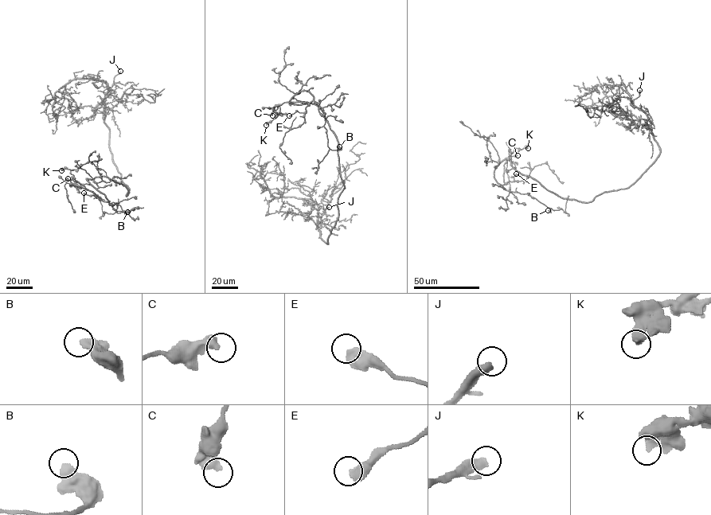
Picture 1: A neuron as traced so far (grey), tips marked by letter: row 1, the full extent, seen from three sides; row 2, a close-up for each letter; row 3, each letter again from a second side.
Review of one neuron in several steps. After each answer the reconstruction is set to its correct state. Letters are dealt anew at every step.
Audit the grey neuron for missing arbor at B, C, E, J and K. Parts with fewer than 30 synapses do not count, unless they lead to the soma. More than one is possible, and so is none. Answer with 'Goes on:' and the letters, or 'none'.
Goes on: J

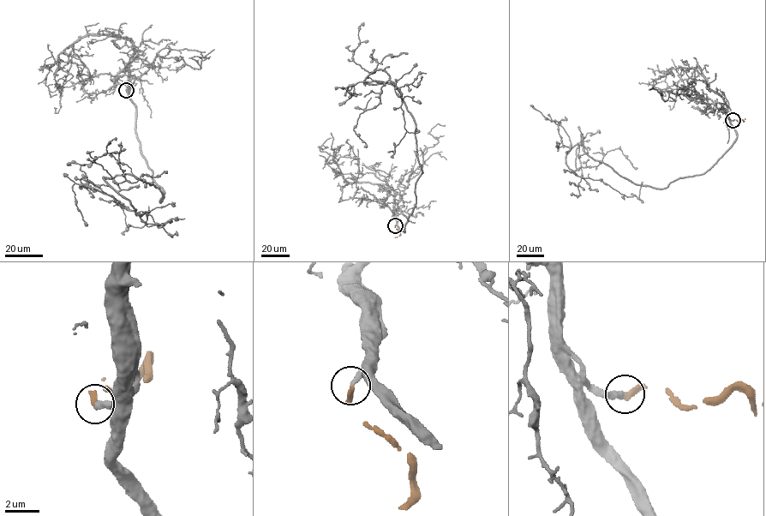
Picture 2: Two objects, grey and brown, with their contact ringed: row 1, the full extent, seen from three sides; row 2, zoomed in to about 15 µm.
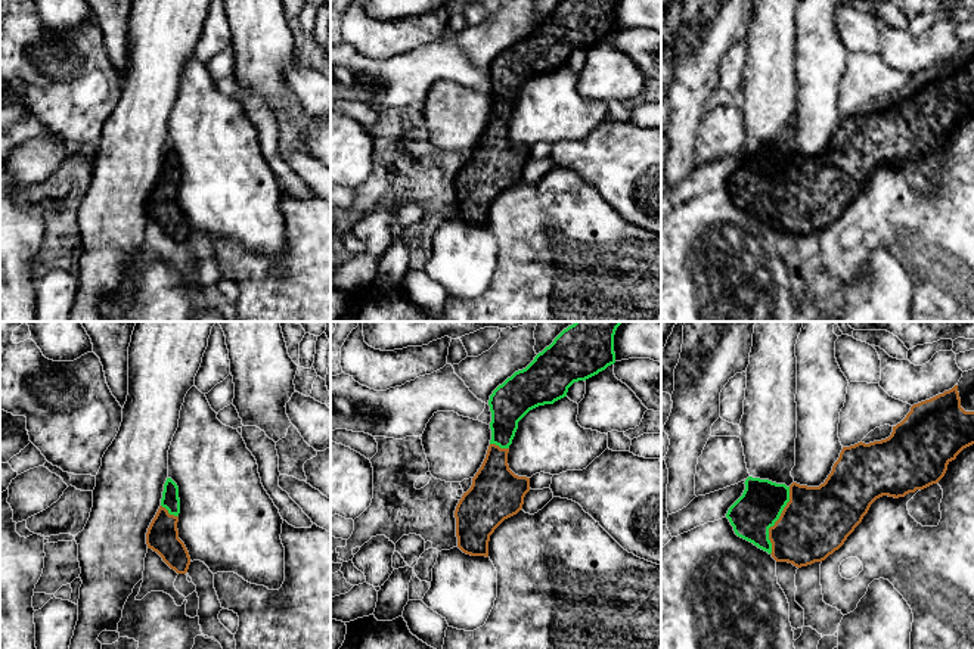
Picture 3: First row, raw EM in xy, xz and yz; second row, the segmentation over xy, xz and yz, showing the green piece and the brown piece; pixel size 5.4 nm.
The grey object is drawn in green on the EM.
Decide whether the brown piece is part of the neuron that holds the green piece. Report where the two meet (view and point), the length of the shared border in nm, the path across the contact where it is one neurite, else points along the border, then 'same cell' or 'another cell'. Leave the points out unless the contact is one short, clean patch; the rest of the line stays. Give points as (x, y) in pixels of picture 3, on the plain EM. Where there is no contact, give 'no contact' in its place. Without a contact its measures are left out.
yz (776, 189) | 380 nm | across yz (759, 177), (776, 189), (816, 191) | same cell

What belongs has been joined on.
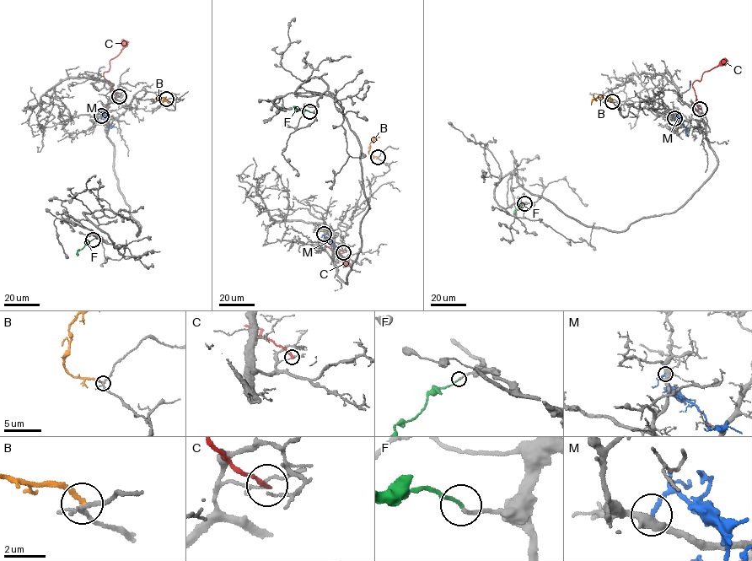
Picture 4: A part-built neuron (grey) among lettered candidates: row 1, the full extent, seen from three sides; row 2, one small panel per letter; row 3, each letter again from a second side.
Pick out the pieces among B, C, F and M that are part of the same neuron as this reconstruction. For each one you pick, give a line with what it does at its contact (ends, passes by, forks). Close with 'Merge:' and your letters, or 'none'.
F: it ends
Merge: F

